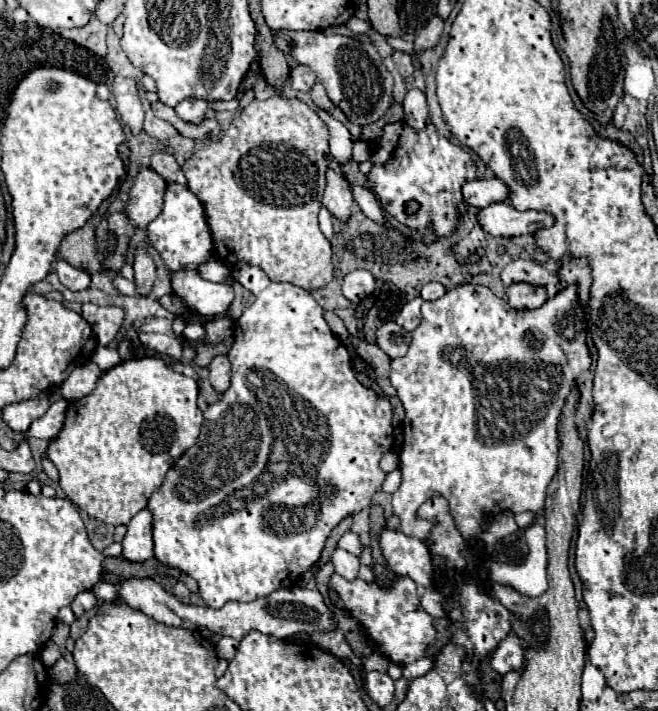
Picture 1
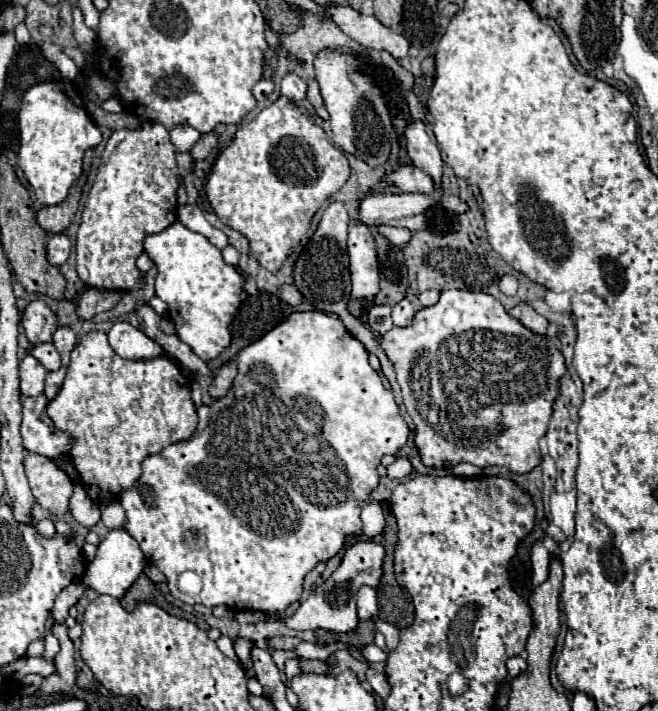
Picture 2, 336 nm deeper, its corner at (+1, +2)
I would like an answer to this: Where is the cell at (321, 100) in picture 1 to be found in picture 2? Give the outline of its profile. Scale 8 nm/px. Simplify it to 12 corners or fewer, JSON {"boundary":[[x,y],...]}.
{"boundary":[[316,80],[308,82],[308,100],[314,108],[320,108],[322,96]]}

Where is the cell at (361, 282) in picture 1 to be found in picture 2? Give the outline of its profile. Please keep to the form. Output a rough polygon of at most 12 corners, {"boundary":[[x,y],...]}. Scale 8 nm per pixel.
{"boundary":[[350,226],[352,298],[380,290],[376,244],[368,226]]}

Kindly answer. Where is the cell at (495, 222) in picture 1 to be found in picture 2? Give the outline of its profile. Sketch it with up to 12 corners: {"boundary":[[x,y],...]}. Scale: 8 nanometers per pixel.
{"boundary":[[368,194],[356,208],[366,226],[426,228],[434,204],[466,212],[456,196]]}

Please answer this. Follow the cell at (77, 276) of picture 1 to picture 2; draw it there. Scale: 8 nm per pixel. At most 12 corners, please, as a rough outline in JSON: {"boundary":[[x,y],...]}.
{"boundary":[[62,234],[48,240],[48,262],[62,266],[70,254],[70,240]]}

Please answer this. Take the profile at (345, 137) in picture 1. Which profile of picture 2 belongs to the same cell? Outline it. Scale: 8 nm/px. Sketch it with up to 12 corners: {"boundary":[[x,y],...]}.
{"boundary":[[376,226],[390,242],[398,242],[404,248],[412,232],[408,228]]}

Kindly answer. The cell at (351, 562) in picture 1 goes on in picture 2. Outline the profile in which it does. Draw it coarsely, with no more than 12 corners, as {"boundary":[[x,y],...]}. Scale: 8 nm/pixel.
{"boundary":[[358,590],[358,618],[378,614],[376,590]]}

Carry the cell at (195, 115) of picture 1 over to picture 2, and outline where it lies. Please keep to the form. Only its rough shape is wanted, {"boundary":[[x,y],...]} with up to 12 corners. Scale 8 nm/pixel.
{"boundary":[[176,126],[170,132],[176,152],[190,152],[200,132],[192,126]]}

